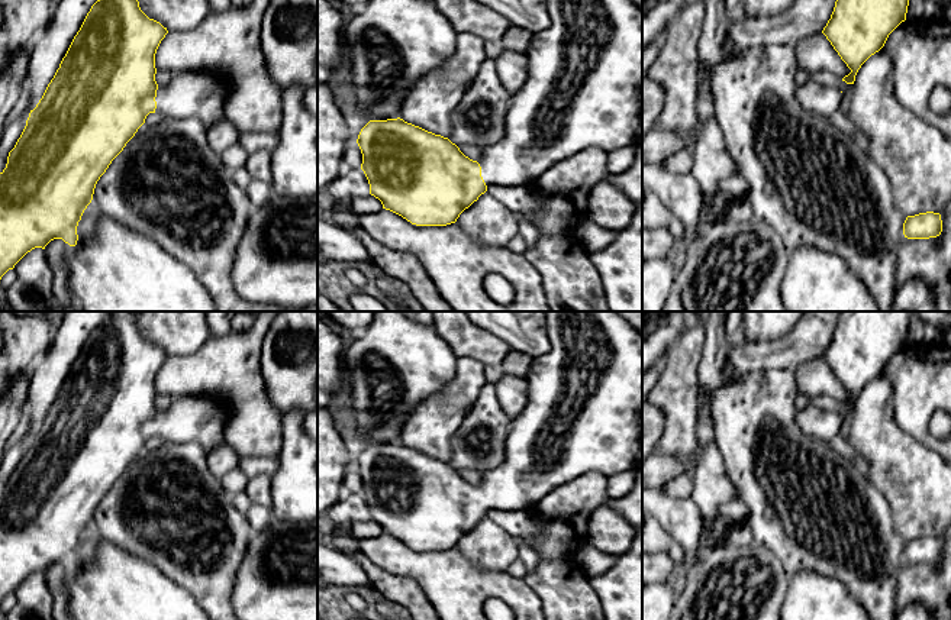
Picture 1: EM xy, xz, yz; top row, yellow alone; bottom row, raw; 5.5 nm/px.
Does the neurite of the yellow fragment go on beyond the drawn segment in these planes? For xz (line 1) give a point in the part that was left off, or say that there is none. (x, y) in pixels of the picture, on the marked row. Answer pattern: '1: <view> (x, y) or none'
1: xz (583, 90)

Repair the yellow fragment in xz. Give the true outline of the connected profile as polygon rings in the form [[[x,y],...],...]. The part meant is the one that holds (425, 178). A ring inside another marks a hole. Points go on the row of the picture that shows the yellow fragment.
[[[547,0],[547,7],[551,26],[535,33],[526,51],[529,61],[528,78],[525,84],[512,94],[512,103],[506,114],[504,136],[497,143],[484,149],[483,158],[478,162],[465,156],[448,138],[428,132],[400,117],[370,120],[361,129],[357,139],[362,154],[361,169],[368,180],[370,194],[381,201],[383,209],[402,216],[416,226],[447,226],[455,223],[460,214],[477,201],[491,185],[531,185],[552,165],[584,149],[600,148],[609,154],[613,149],[642,143],[642,10],[631,0]]]

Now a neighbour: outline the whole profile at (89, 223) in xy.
[[[91,201],[84,210],[81,220],[77,226],[78,240],[77,245],[83,245],[84,242],[93,240],[96,236],[96,230],[99,227],[101,211]]]

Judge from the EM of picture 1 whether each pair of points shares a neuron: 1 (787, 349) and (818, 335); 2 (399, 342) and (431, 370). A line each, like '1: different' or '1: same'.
1: same
2: same

